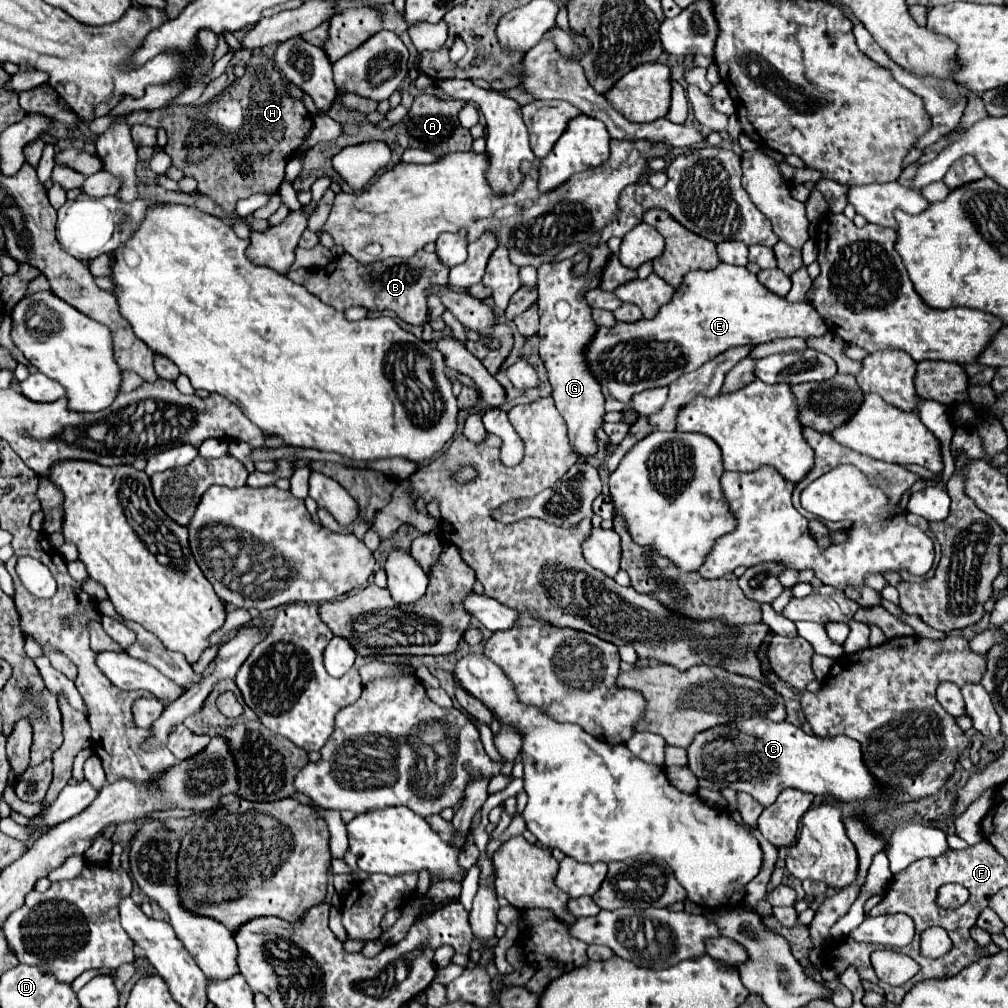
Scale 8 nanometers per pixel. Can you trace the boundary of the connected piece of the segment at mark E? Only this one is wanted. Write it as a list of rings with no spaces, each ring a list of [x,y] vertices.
[[[721,263],[713,271],[691,271],[685,275],[683,285],[675,291],[669,305],[663,305],[655,319],[639,323],[617,323],[615,327],[599,327],[587,349],[587,363],[601,385],[609,389],[609,393],[627,403],[635,393],[653,387],[667,387],[683,373],[691,373],[699,369],[707,359],[715,359],[723,351],[743,345],[761,345],[775,339],[789,337],[821,337],[829,333],[823,317],[809,303],[787,303],[785,297],[771,293],[765,285],[759,283],[757,275],[749,273],[745,267]]]

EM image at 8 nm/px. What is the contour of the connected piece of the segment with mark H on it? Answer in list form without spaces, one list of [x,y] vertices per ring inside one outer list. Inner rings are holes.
[[[253,53],[245,65],[245,75],[235,79],[235,83],[213,97],[203,109],[193,105],[173,105],[157,111],[137,111],[127,115],[125,120],[129,126],[145,124],[165,129],[169,143],[163,151],[171,157],[173,165],[183,169],[185,175],[195,177],[199,191],[227,211],[235,209],[237,199],[247,199],[255,193],[273,193],[273,189],[279,191],[287,159],[313,127],[313,117],[305,103],[287,95],[283,73],[273,59],[263,53]],[[231,101],[237,101],[243,113],[237,127],[227,127],[225,121],[219,121],[221,115],[217,115]]]

